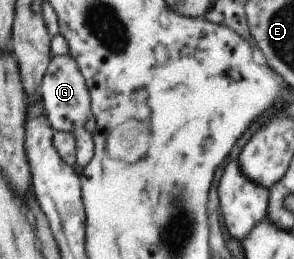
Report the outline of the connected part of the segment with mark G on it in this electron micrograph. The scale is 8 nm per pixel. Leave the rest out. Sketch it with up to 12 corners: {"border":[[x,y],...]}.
{"border":[[70,54],[56,55],[42,82],[56,132],[76,135],[76,164],[93,160],[85,130],[92,99]]}

